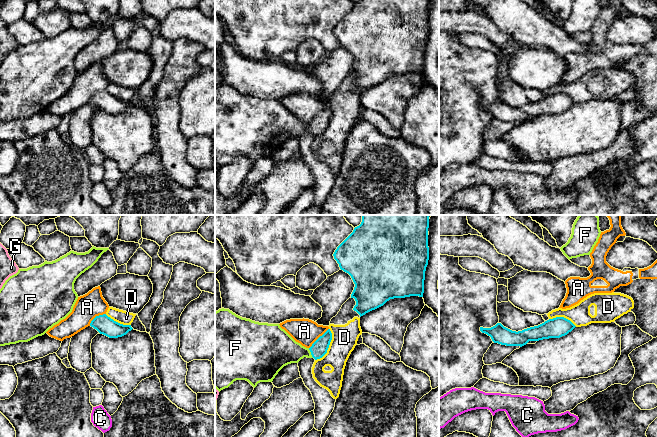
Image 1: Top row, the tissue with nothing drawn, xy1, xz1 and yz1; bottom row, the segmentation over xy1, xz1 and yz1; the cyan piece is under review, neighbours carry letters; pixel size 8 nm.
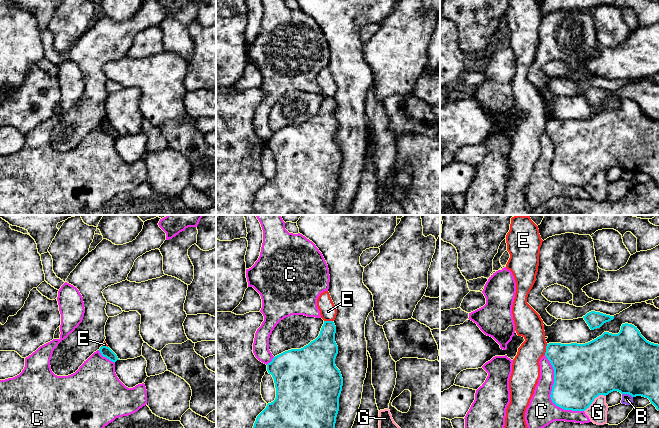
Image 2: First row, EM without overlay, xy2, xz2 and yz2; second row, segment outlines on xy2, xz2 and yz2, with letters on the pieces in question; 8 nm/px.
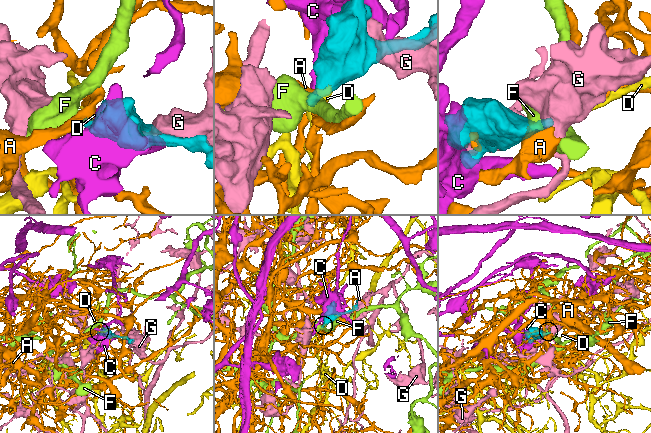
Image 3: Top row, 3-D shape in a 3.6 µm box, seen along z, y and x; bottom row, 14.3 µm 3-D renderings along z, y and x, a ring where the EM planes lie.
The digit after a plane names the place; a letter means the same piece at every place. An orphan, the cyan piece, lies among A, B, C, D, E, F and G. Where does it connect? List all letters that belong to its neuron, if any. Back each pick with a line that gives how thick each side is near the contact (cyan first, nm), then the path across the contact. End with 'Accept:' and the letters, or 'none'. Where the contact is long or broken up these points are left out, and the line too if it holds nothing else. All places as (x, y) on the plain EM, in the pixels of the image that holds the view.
F: calibres 130 and 260 nm; way xz1 (319, 124), (311, 129), (291, 128), (281, 125)
Accept: F

